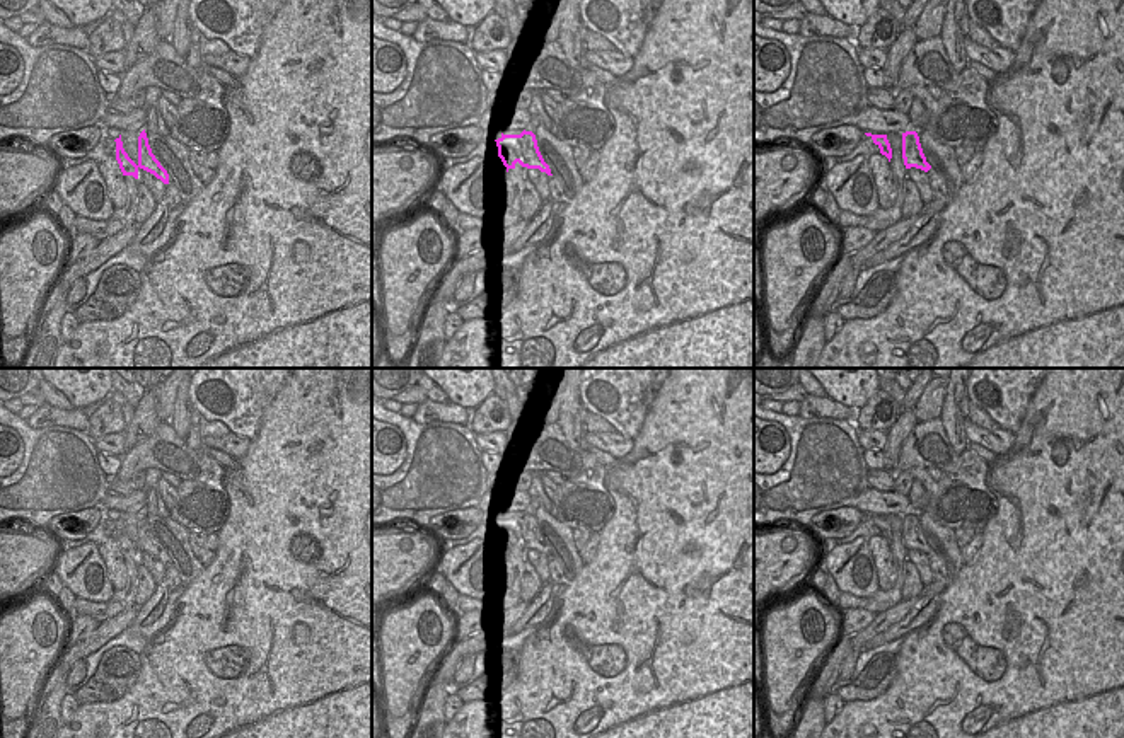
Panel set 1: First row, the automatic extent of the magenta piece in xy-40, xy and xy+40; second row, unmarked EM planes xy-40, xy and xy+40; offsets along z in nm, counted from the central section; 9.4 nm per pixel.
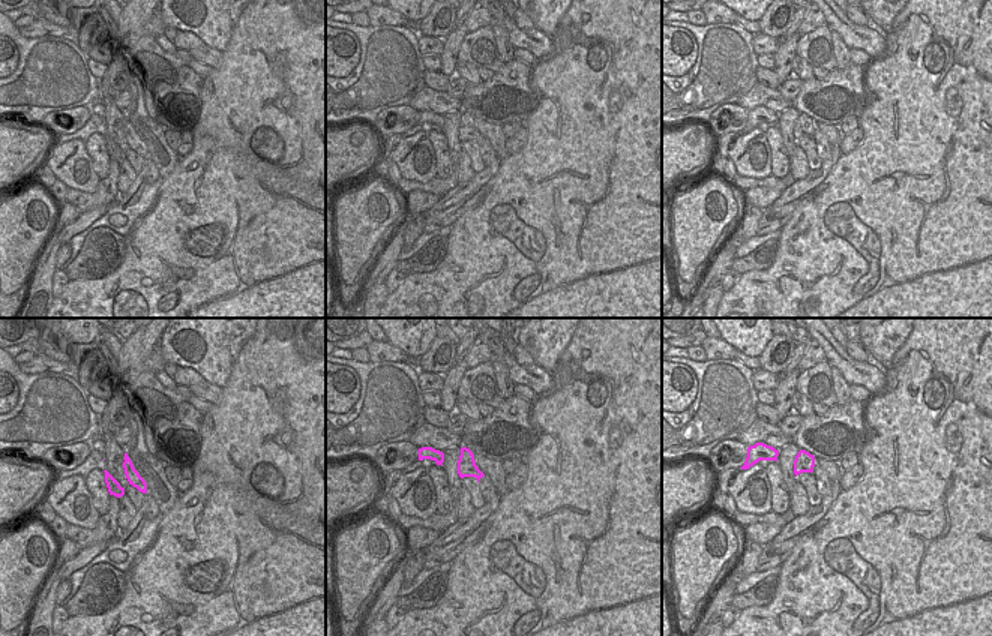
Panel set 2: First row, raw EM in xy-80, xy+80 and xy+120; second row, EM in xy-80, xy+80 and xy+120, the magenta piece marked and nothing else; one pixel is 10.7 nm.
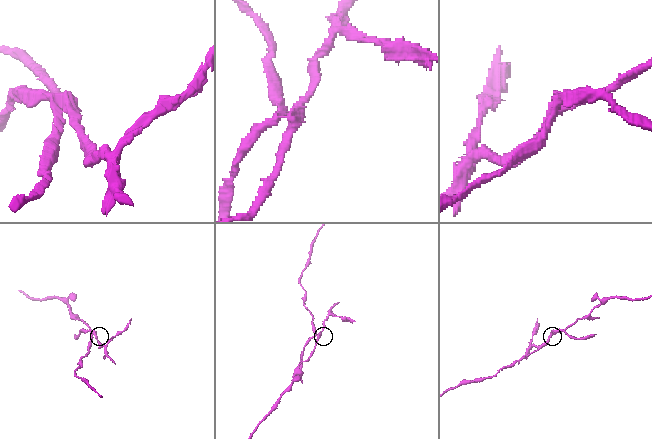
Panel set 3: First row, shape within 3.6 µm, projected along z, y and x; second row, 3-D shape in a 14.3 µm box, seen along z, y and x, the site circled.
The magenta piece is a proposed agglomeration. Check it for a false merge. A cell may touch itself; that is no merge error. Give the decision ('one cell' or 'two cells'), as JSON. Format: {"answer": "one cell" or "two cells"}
{"answer": "two cells"}

